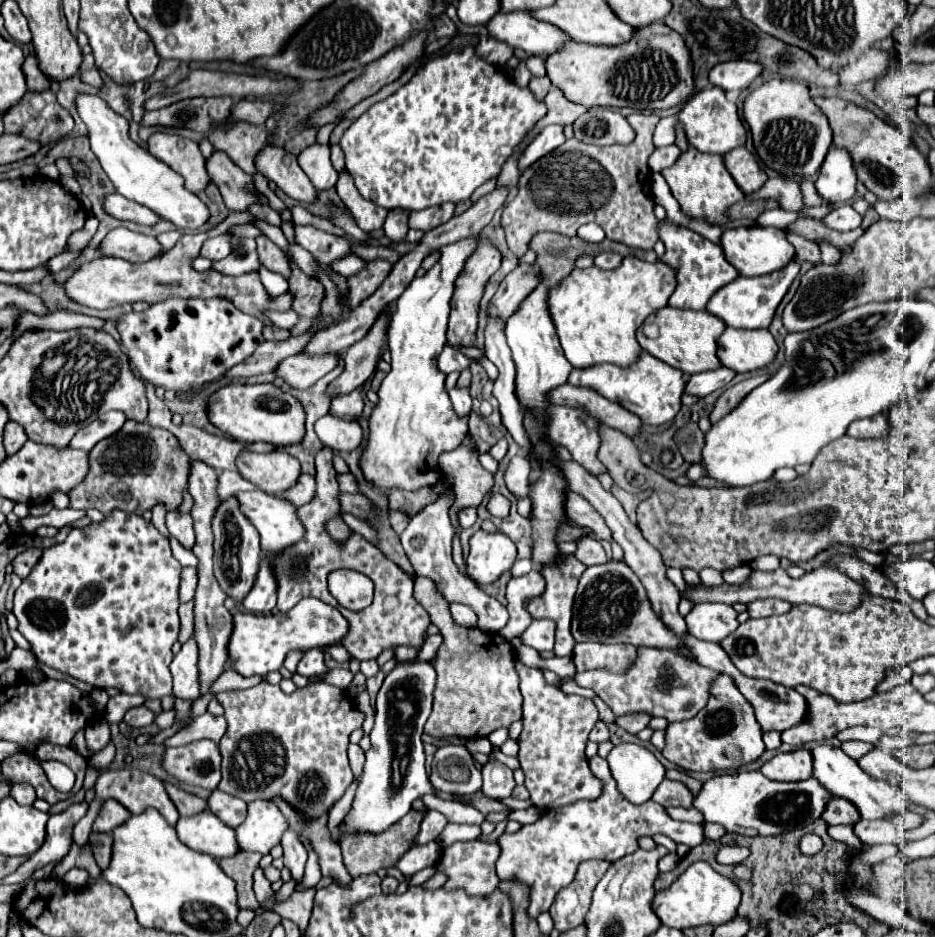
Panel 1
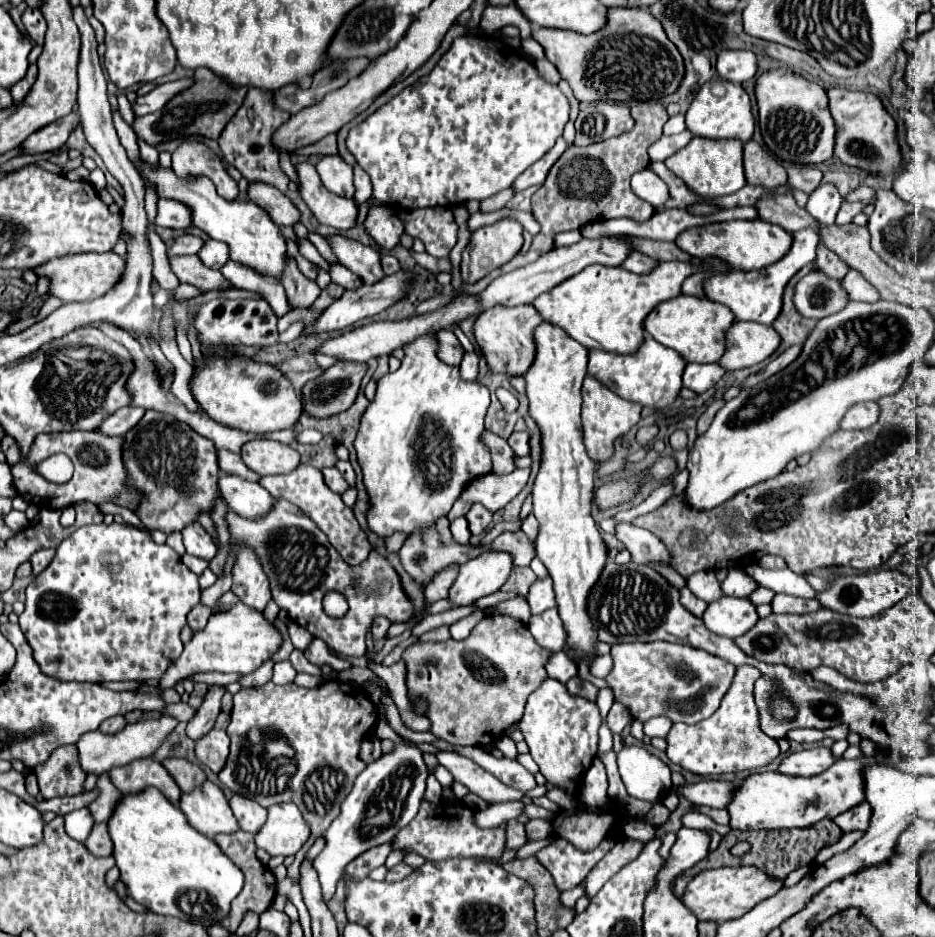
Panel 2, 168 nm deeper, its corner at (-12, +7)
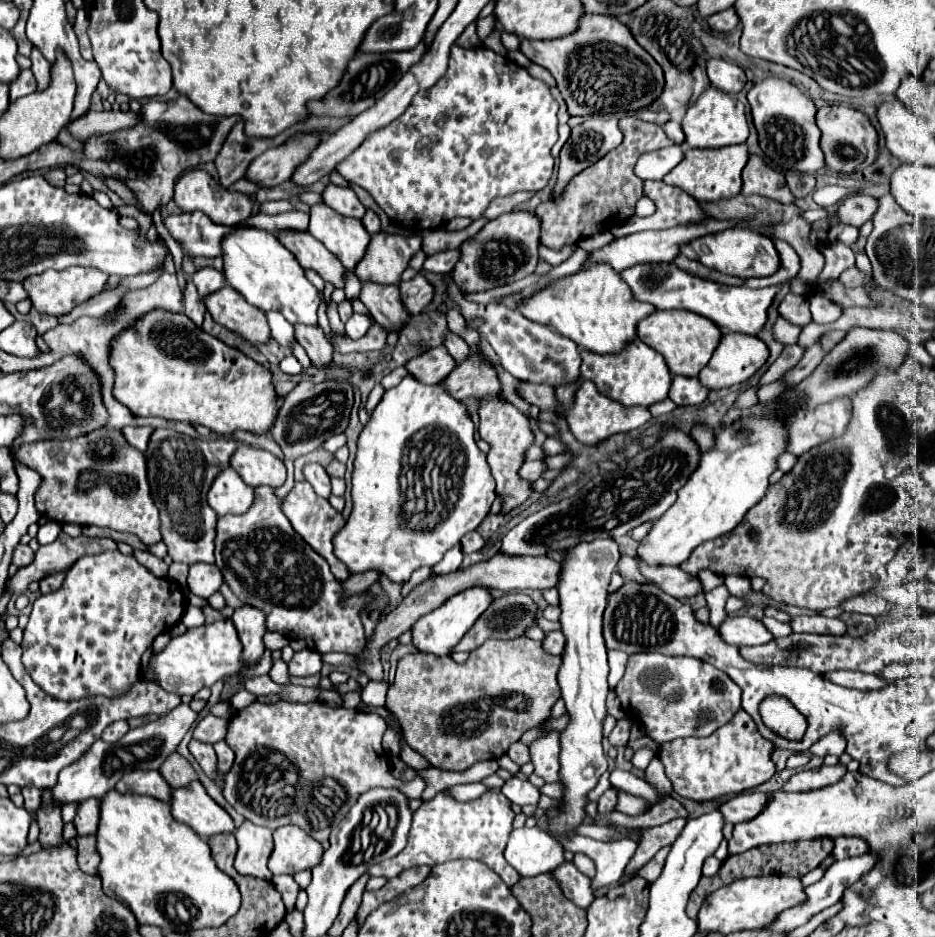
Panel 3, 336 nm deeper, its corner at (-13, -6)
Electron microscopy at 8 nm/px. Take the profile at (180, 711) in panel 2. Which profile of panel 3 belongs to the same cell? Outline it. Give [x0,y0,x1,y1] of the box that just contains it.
[195,715,229,745]

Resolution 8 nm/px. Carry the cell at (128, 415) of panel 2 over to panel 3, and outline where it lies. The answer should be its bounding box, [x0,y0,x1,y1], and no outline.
[123,427,153,451]

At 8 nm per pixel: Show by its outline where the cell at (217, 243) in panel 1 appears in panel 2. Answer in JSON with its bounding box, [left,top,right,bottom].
[198,240,230,270]

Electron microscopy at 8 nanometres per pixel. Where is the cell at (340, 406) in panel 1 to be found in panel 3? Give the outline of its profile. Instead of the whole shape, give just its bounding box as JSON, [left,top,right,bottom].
[215,487,369,655]

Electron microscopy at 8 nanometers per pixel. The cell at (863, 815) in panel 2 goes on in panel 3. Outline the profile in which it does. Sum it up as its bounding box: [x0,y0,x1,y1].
[833,837,869,861]

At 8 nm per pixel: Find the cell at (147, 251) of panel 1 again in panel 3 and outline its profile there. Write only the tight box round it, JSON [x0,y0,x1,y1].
[205,287,271,345]

